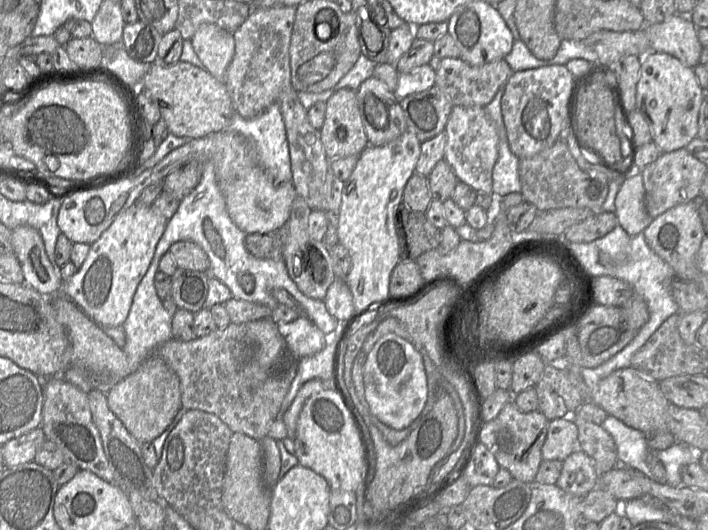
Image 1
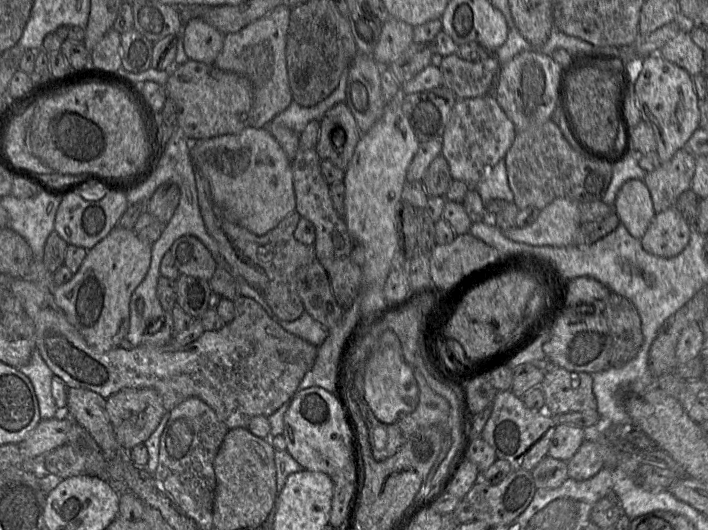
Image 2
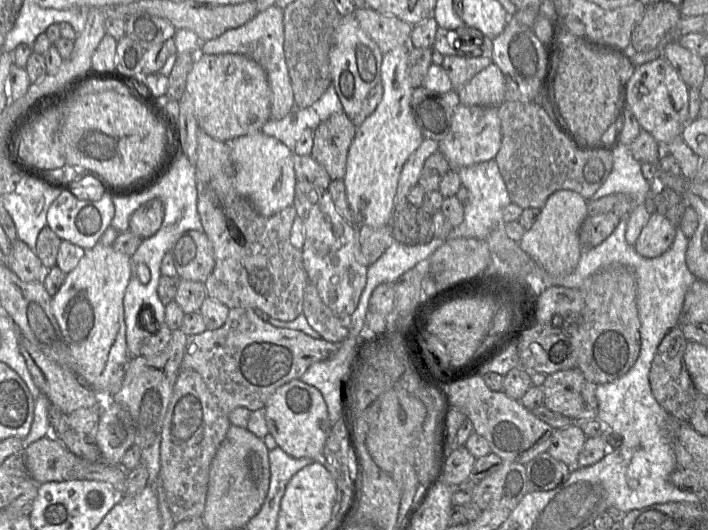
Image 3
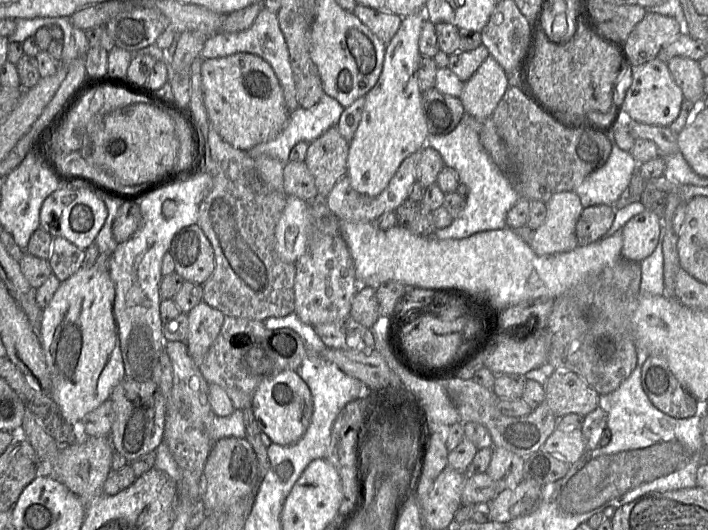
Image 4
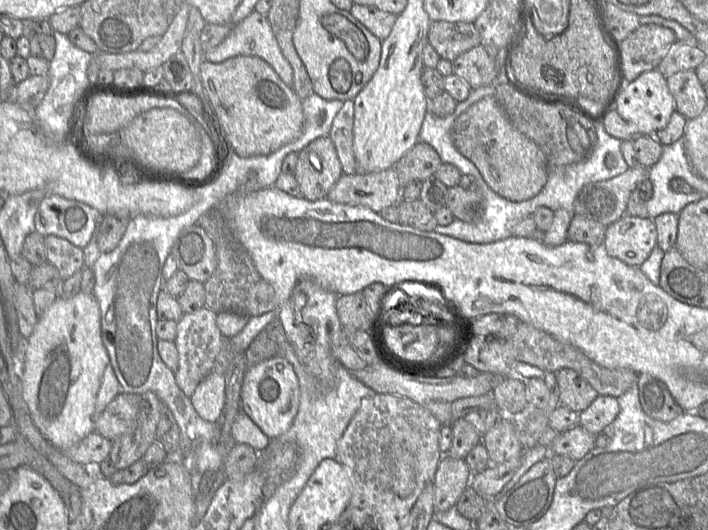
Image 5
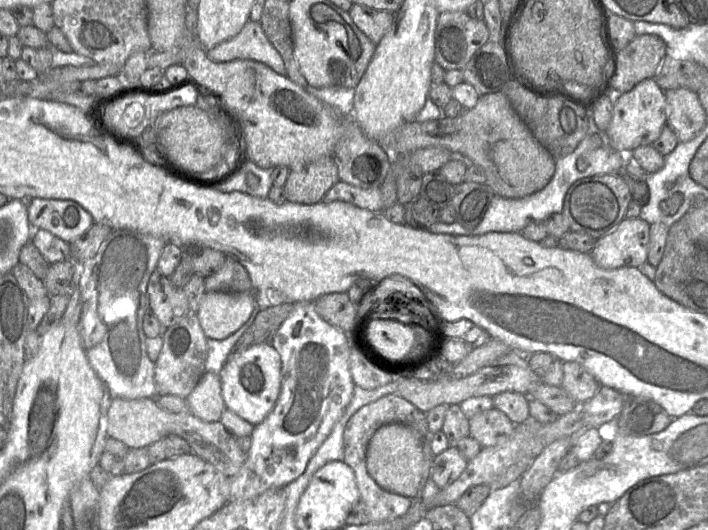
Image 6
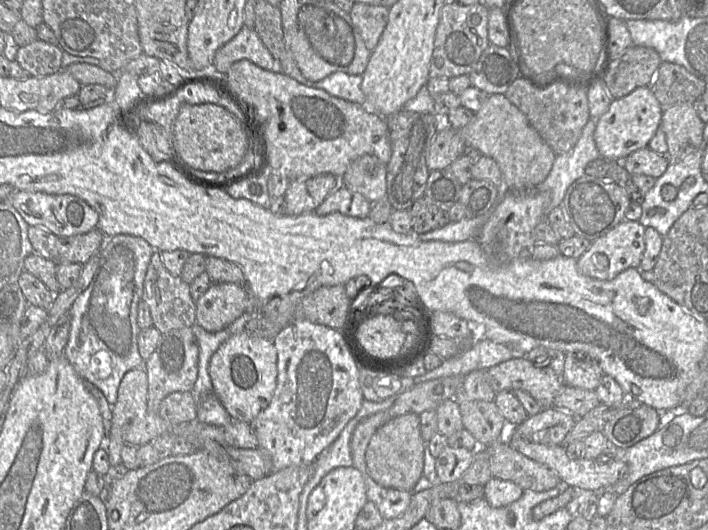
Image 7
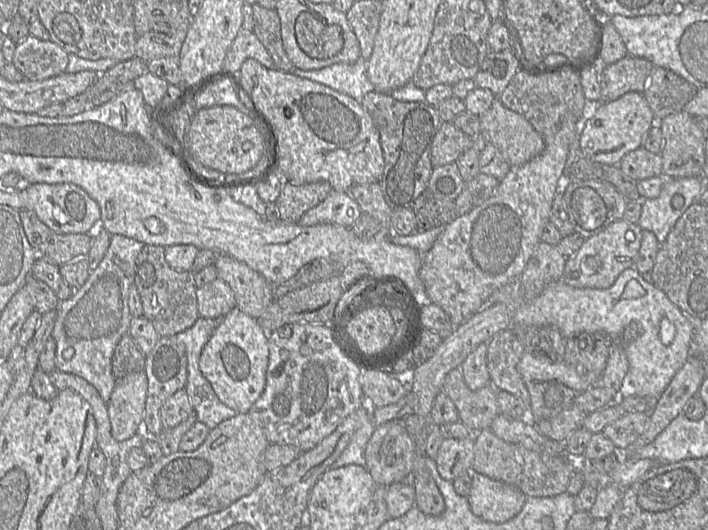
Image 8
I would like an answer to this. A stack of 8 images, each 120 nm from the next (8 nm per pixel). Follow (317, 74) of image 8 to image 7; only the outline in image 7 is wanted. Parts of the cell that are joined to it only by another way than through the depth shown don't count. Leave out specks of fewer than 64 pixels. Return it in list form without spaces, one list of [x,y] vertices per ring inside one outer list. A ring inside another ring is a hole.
[[[334,72],[319,81],[313,81],[313,88],[321,89],[331,96],[365,105],[365,95],[361,90],[362,75]]]

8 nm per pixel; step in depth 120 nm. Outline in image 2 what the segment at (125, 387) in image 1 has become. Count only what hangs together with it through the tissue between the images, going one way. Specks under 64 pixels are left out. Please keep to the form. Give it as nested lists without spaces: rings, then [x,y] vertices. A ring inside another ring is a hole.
[[[124,388],[106,399],[106,410],[118,443],[129,451],[151,436],[167,412],[161,396],[151,388]]]

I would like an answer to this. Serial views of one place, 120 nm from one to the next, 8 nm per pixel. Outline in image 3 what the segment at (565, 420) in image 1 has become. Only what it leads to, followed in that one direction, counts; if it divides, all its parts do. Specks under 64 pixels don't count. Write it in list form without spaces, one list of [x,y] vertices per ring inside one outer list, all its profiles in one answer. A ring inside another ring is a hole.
[[[577,423],[554,429],[547,453],[568,466],[575,467],[586,439],[586,434]]]

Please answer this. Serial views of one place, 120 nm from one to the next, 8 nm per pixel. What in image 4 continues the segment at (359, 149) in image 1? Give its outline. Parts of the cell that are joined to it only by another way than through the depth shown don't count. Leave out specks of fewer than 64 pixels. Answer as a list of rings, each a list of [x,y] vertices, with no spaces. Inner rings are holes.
[[[336,126],[329,128],[319,138],[309,143],[304,163],[315,180],[318,195],[326,198],[334,185],[347,174],[349,144]]]

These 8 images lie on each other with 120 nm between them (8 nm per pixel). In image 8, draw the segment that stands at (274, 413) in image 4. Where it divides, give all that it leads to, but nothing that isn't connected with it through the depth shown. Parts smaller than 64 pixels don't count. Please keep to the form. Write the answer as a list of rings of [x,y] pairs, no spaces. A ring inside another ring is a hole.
[[[235,307],[222,318],[204,346],[199,368],[224,405],[237,414],[247,414],[265,389],[268,363],[268,333],[256,319]]]

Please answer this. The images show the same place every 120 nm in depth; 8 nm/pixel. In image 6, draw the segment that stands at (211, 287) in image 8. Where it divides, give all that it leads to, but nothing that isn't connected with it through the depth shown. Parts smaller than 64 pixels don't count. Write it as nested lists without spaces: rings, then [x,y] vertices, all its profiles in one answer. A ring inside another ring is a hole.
[[[208,292],[196,315],[207,338],[223,340],[249,319],[255,307],[252,293]]]

